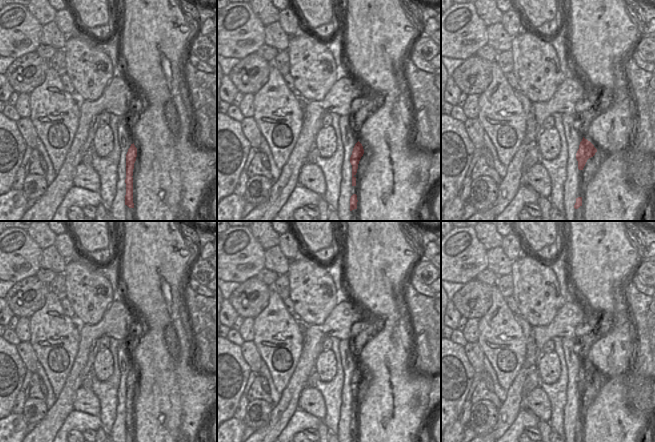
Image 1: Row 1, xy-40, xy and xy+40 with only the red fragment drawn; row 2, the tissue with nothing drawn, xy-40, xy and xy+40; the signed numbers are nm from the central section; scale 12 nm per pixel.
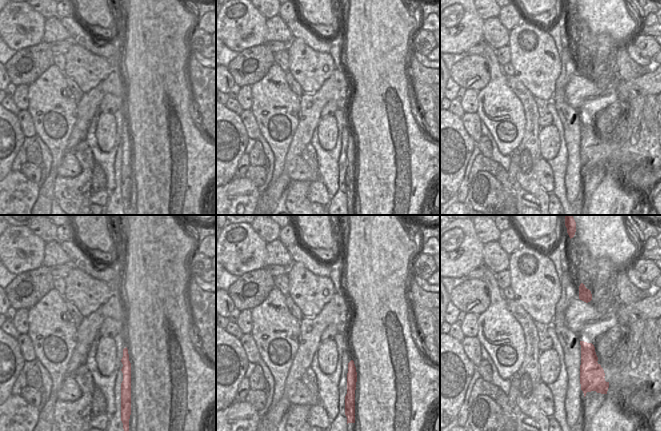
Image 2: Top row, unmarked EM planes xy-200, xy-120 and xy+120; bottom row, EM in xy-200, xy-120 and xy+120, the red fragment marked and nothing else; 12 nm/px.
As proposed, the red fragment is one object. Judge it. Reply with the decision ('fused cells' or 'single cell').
fused cells

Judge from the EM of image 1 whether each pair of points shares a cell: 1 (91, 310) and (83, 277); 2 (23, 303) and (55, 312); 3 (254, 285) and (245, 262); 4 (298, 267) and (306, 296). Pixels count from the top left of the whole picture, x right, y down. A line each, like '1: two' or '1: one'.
1: one
2: two
3: two
4: one

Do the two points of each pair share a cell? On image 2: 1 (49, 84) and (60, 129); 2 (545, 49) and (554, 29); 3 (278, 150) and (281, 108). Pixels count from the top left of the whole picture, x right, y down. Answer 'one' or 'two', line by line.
1: one
2: two
3: one

